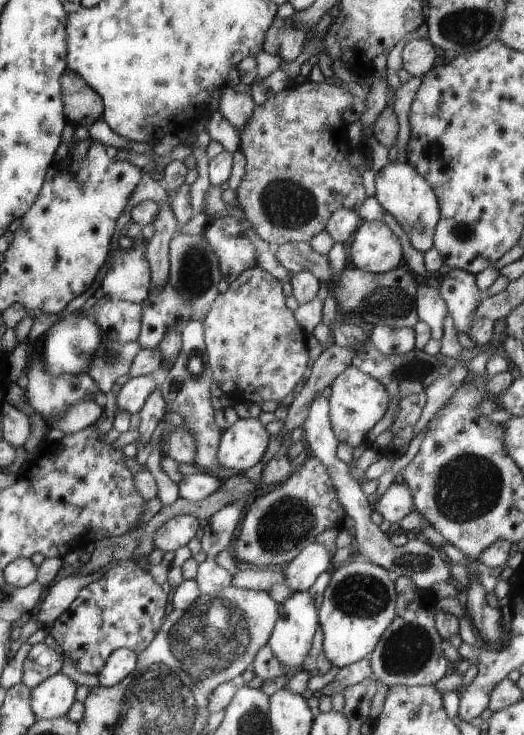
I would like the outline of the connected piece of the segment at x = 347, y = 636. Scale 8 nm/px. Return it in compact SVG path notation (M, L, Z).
M357 558L333 566L331 579L318 611L318 624L324 636L322 644L328 662L342 668L362 660L374 650L382 633L396 616L395 576L381 566Z

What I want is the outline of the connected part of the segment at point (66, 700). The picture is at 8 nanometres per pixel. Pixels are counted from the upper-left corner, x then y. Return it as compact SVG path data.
M62 671L31 689L31 707L37 718L53 719L67 714L76 701L76 685Z

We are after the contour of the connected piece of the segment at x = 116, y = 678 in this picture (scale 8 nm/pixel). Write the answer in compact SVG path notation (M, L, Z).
M120 647L115 650L97 674L99 685L106 688L124 680L134 670L137 658L138 653L129 648Z

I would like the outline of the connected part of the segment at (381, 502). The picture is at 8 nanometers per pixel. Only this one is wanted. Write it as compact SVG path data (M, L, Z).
M402 480L402 483L392 482L376 502L374 511L382 514L383 520L388 520L392 525L395 522L400 522L404 516L414 512L412 492L410 492L405 480Z

